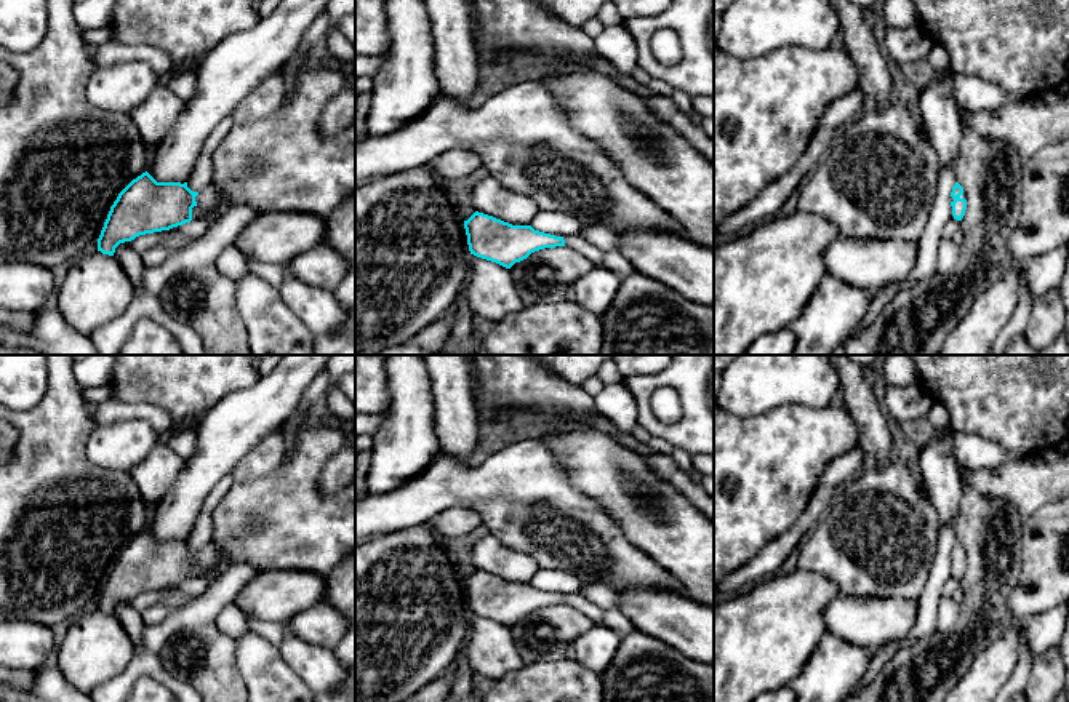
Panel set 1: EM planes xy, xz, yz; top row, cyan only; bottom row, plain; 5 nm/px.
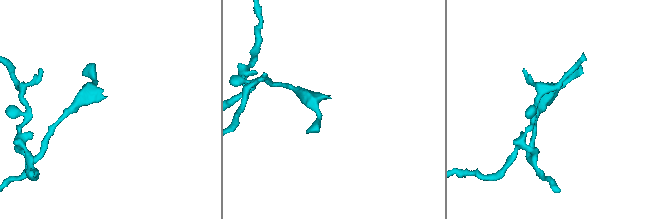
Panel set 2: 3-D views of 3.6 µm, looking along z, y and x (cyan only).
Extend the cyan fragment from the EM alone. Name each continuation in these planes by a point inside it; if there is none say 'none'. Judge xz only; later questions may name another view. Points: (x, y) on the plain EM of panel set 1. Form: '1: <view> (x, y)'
none

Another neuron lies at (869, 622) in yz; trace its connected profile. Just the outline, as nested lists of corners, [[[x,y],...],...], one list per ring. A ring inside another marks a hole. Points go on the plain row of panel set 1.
[[[840,595],[824,612],[827,632],[861,648],[882,648],[904,638],[915,622],[919,600]]]

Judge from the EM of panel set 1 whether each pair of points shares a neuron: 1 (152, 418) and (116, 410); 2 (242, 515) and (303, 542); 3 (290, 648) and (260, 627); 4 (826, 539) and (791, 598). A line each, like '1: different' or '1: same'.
1: same
2: same
3: different
4: different

